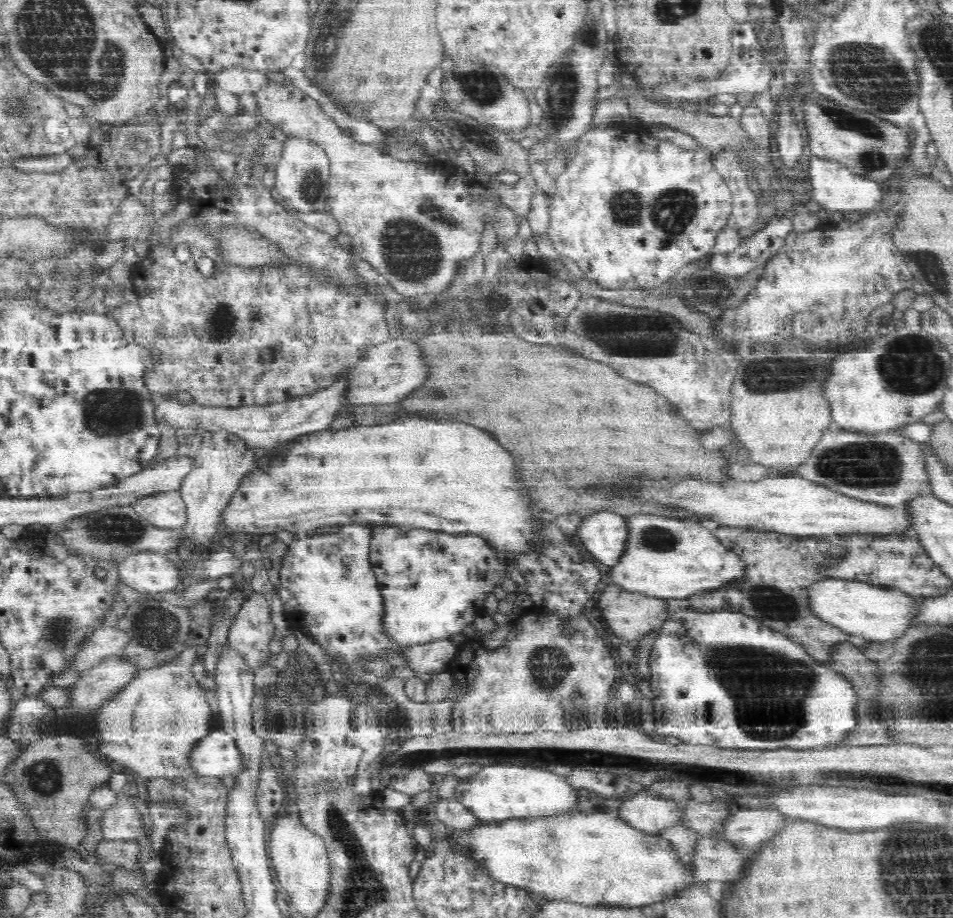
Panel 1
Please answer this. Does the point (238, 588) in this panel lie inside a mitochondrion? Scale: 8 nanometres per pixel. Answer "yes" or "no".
no

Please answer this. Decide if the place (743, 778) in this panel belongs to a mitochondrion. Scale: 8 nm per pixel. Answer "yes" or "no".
yes

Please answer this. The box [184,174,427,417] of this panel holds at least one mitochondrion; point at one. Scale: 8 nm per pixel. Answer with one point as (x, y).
(221, 325)

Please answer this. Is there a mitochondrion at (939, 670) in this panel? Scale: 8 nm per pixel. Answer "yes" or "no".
yes

